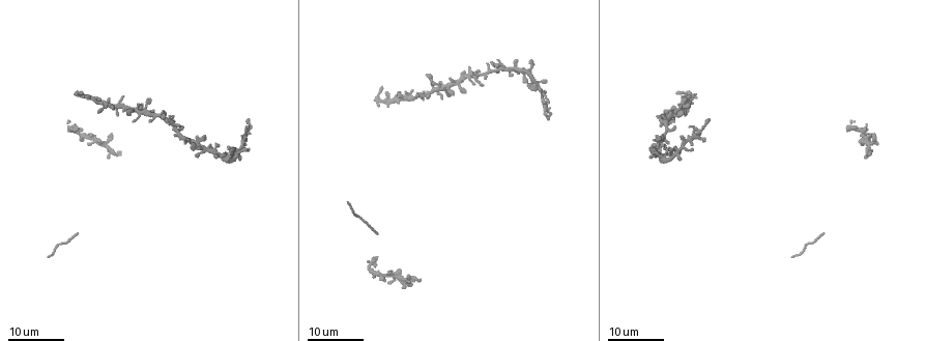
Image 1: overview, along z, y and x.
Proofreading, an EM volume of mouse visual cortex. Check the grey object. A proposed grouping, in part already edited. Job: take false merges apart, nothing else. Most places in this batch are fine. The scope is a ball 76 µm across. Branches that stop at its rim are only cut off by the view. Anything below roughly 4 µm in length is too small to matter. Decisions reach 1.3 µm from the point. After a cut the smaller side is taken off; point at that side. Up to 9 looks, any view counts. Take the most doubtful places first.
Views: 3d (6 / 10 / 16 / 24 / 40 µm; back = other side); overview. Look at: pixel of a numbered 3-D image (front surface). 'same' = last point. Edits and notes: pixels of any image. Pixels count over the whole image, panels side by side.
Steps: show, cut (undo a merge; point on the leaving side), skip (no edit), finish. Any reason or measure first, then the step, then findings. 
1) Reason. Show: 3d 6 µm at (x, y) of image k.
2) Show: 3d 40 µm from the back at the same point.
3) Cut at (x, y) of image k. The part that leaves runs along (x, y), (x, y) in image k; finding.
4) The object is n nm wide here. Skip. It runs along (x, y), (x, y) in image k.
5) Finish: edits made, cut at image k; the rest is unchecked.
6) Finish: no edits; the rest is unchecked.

Looks like a crossing. Show: 3d 24 µm at (662, 156) of image 1.

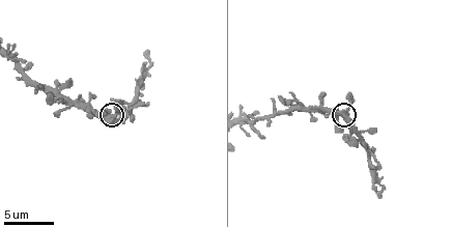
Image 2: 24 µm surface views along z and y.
Show: 3d 10 µm at (109, 115) of image 2.

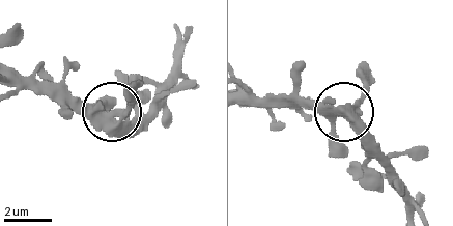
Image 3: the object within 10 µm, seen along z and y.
Show: 3d 10 µm from the back at (113, 112) of image 3.

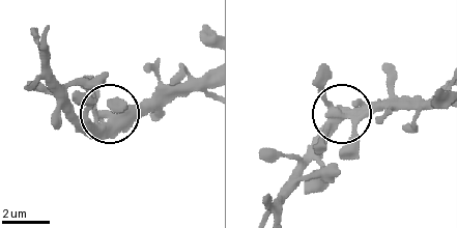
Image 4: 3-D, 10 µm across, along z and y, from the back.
5 arms meet here. Skip. Continuous, no second neuron.

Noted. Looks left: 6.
Three-way junction. Show: 3d 16 µm at (405, 98) of image 1.

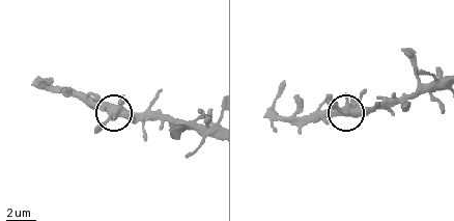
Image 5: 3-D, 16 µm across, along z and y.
Show: 3d 10 µm at (109, 116) of image 5.

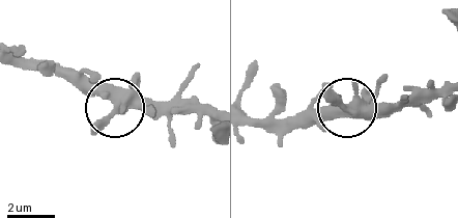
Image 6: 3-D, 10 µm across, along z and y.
The object is 330 nm wide here. Skip. It runs along (70, 79), (116, 107), (158, 111), (170, 143) in image 6; one neuron here.

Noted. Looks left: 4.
Four-way junction. Show: 3d 16 µm at (699, 134) of image 1.

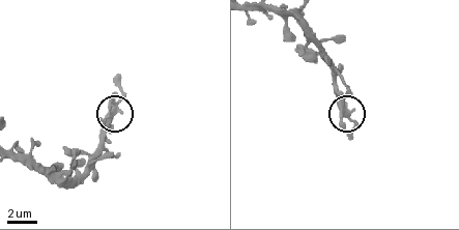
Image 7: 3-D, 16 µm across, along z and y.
Zoom in. Show: 3d 10 µm at (112, 111) of image 7.

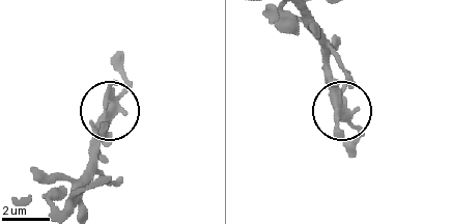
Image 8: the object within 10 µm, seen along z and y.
4 arms meet here. Skip. It runs along (302, 12), (319, 43), (332, 102), (359, 141) in image 8; one neuron here.

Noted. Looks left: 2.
Four or more arms meet. Show: 3d 24 µm at (402, 279) of image 1.

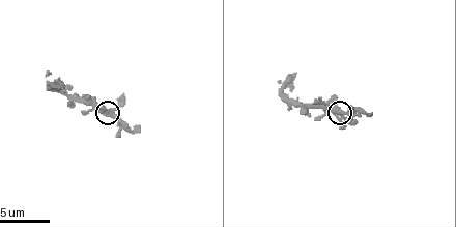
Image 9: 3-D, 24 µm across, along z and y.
Zoom in. Show: 3d 6 µm at (340, 114) of image 9.

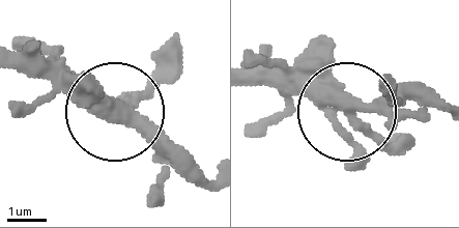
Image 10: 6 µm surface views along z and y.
Skip. Continuous, no second neuron.

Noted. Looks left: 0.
Finish: no edits; the rest is unchecked.

